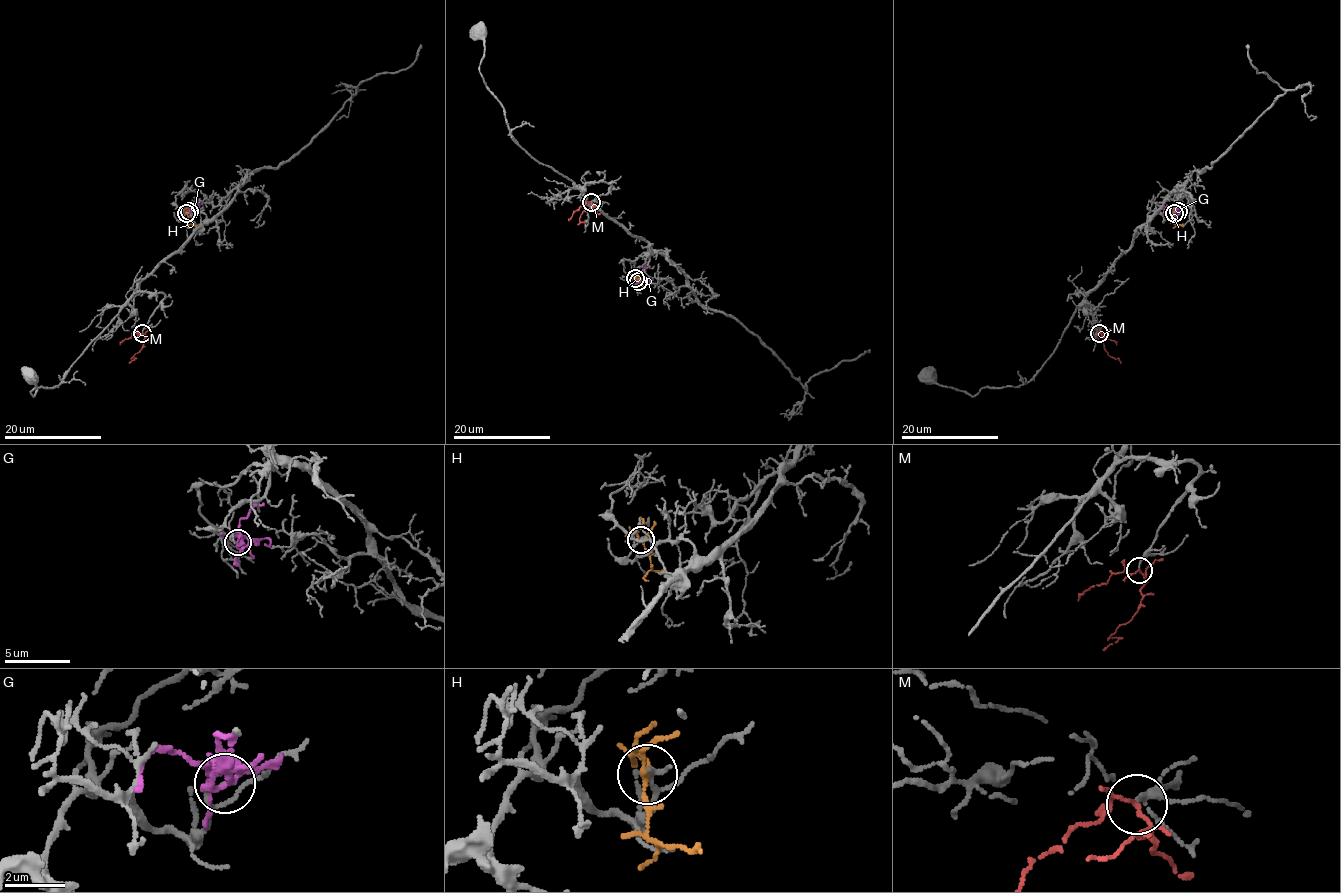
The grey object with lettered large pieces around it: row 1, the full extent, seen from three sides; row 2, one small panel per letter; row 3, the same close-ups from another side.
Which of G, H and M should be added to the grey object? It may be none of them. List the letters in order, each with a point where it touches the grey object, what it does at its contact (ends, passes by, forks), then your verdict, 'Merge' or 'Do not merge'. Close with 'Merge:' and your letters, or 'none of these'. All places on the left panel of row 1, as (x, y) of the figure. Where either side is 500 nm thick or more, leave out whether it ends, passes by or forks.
G: Touches grey at (189, 211). It forks there. Do not merge
H: Touches grey at (186, 213). It forks there. Do not merge
M: Touches grey at (142, 333). It forks there. Merge
Merge: M

